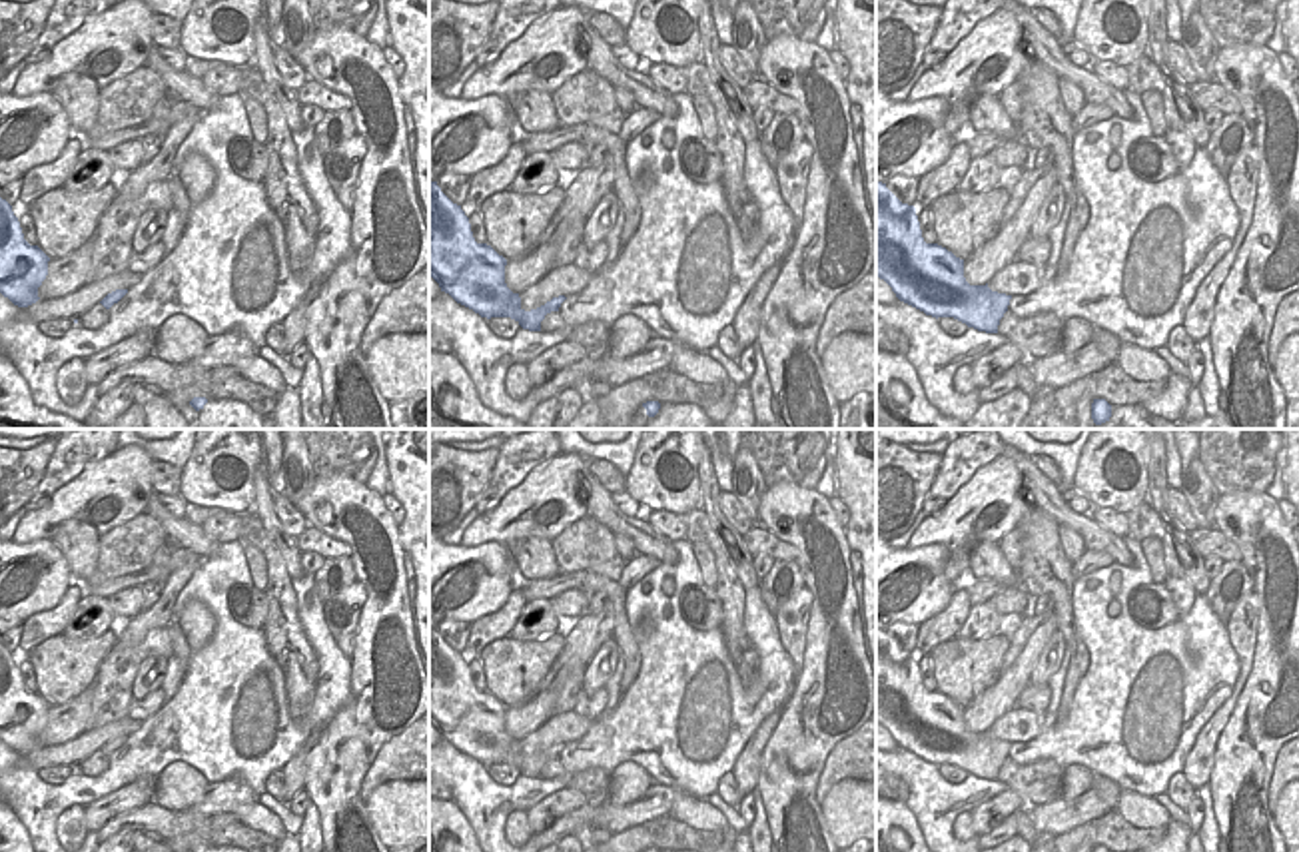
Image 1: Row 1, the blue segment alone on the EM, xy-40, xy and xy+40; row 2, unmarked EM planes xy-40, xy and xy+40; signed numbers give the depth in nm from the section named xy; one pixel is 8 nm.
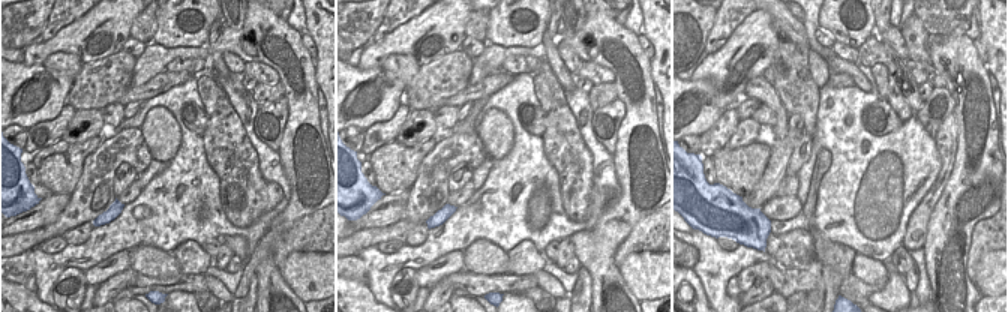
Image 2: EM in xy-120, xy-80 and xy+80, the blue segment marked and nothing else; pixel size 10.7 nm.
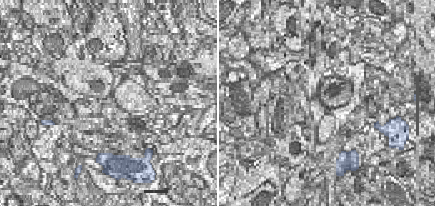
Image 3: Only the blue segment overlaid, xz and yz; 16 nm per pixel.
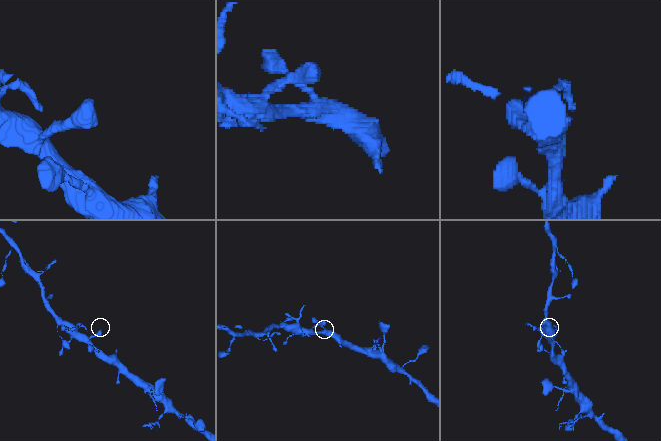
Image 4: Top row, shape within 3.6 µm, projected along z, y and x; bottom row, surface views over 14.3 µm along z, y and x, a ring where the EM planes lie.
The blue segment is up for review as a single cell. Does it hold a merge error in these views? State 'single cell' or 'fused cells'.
single cell

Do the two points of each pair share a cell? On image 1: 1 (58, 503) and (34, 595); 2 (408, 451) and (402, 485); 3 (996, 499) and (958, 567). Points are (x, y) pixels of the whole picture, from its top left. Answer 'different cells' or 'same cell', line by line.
1: different cells
2: same cell
3: same cell

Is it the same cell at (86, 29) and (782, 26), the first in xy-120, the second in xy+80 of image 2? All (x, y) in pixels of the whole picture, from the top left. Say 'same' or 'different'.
different

